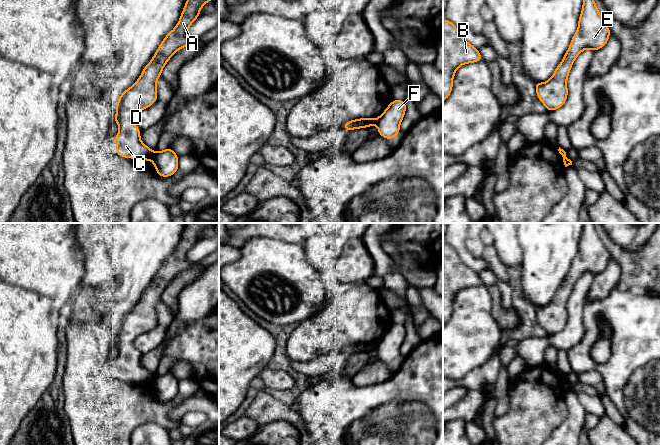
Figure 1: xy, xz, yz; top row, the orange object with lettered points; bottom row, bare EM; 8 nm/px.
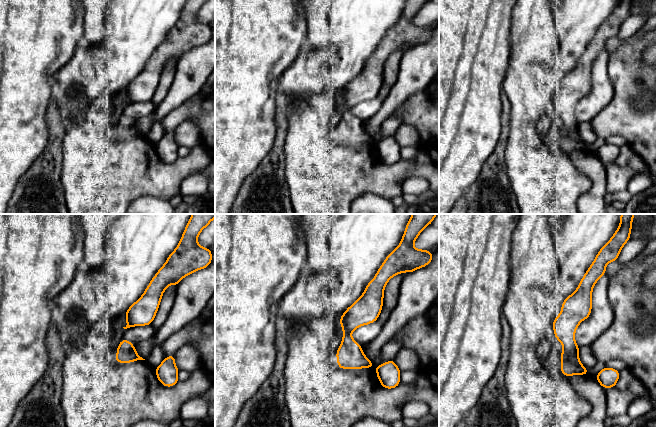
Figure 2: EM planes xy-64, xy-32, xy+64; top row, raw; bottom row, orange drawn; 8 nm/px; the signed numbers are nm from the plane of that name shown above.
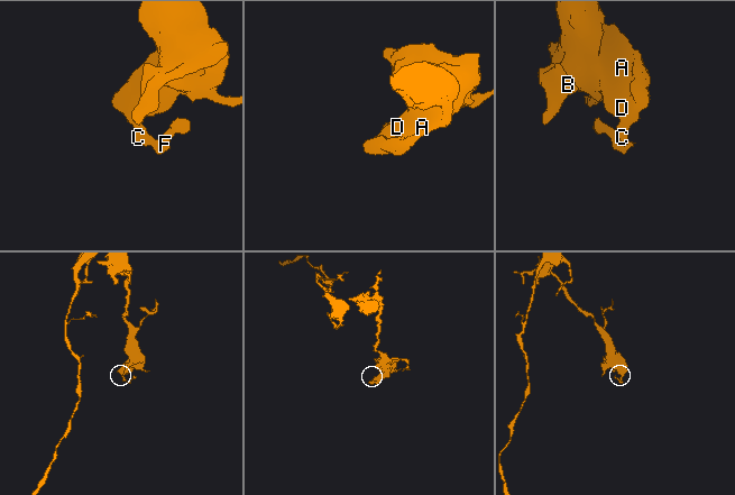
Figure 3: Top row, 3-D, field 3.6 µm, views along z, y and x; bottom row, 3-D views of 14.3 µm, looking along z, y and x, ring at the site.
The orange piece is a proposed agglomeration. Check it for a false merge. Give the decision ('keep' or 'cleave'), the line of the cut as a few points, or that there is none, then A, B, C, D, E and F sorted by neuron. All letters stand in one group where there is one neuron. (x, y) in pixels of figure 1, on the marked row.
cleave; cut in xy along (154, 152), (151, 158); A B C D E / F

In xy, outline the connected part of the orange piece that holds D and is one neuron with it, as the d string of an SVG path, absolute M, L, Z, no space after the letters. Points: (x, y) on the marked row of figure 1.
M212 0L186 1L180 19L175 28L165 36L160 46L157 48L151 61L142 70L142 73L137 81L127 90L123 91L122 94L119 96L119 100L115 105L116 115L114 117L114 122L119 125L119 132L114 138L114 142L117 145L117 156L145 161L149 161L153 158L154 151L141 141L141 130L134 124L133 117L139 111L152 106L156 102L158 96L157 79L161 77L162 70L169 61L169 59L181 48L189 46L196 42L197 38L189 37L187 34L187 30L192 25L192 23L199 17L201 8L209 1Z

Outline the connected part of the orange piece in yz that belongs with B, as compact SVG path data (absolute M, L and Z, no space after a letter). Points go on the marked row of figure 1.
M445 18L443 20L443 101L452 92L453 78L457 69L461 65L482 60L479 50L464 40L457 27Z

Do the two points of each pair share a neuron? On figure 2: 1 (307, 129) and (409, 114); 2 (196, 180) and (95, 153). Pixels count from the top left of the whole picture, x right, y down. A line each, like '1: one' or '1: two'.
1: two
2: two

